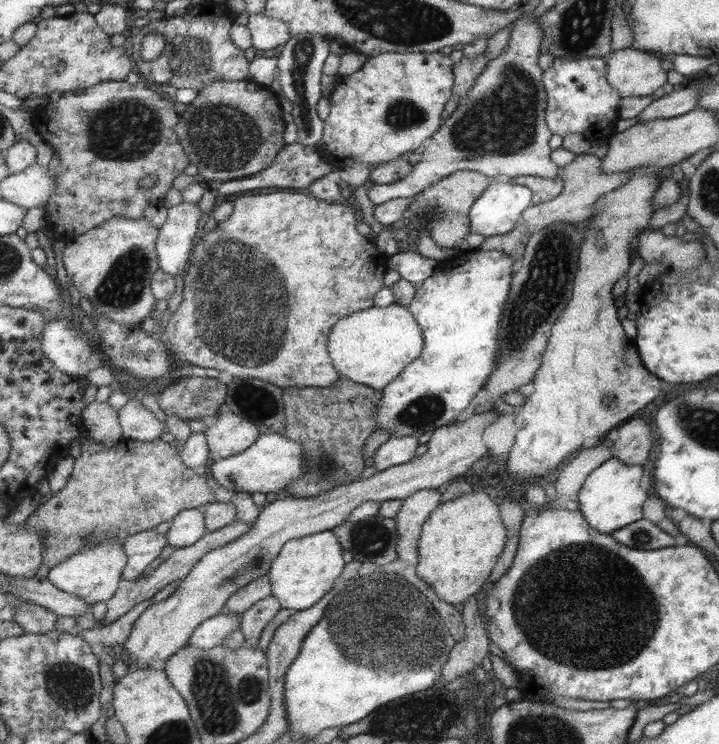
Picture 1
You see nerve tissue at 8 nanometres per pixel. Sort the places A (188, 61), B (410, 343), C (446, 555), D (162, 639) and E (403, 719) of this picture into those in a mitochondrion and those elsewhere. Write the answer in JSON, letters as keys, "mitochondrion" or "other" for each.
{"A":"mitochondrion","B":"other","C":"other","D":"other","E":"mitochondrion"}

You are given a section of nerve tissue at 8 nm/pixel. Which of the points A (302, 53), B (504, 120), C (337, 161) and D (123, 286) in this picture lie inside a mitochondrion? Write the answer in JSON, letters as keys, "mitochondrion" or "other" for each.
{"A":"mitochondrion","B":"mitochondrion","C":"other","D":"mitochondrion"}

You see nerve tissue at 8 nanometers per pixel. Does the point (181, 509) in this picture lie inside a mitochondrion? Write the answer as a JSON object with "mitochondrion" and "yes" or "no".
{"mitochondrion":"no"}

